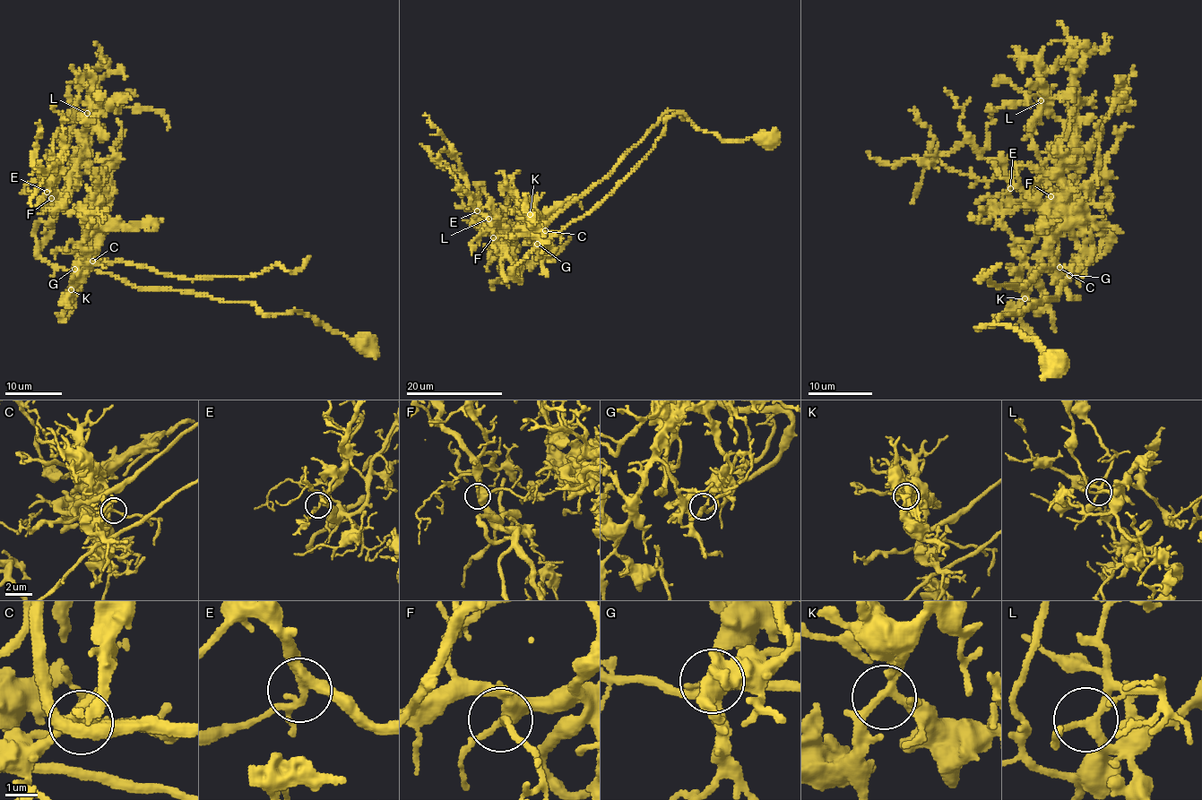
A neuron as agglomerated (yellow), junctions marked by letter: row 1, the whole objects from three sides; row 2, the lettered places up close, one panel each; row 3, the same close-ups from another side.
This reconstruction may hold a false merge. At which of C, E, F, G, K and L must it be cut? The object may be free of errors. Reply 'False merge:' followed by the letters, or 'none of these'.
False merge: G

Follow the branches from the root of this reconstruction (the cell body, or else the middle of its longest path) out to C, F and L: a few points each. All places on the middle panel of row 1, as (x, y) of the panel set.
C: (767, 139), (722, 141), (675, 113), (650, 153), (595, 208), (537, 245), (544, 246), (540, 223), (545, 230)
F: (767, 139), (722, 141), (675, 113), (636, 168), (537, 245), (544, 246), (525, 227), (493, 237)
L: (767, 139), (722, 141), (675, 113), (636, 168), (544, 246), (528, 228), (502, 239), (488, 219)

